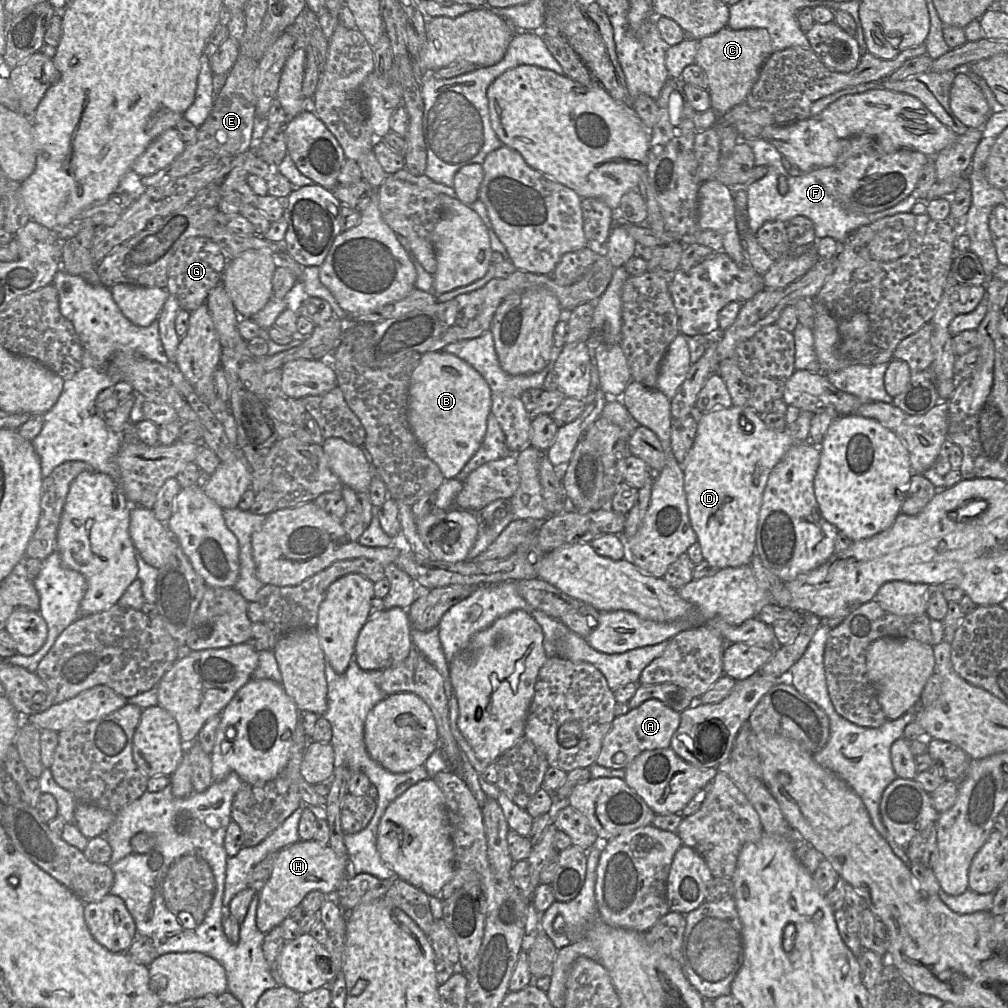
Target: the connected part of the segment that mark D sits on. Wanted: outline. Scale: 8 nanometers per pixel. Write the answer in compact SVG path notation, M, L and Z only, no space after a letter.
M750 406L716 408L703 413L697 423L693 445L682 466L684 491L688 505L688 516L700 544L703 560L718 569L740 567L751 563L755 554L757 525L763 492L774 467L786 452L795 444L806 442L809 438L813 413L801 411L798 419L784 429L774 432L768 429L763 420Z

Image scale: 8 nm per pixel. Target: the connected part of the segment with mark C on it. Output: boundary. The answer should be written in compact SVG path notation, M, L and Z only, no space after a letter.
M726 26L698 41L695 63L706 75L711 109L718 117L725 115L746 99L763 64L772 53L771 37L763 28L732 30Z

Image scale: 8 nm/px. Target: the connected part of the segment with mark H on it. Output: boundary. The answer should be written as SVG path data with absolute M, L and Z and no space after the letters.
M314 840L298 841L279 850L269 879L258 892L256 926L259 931L266 934L280 925L310 891L318 890L324 895L336 891L340 880L347 875L347 865L329 845Z

